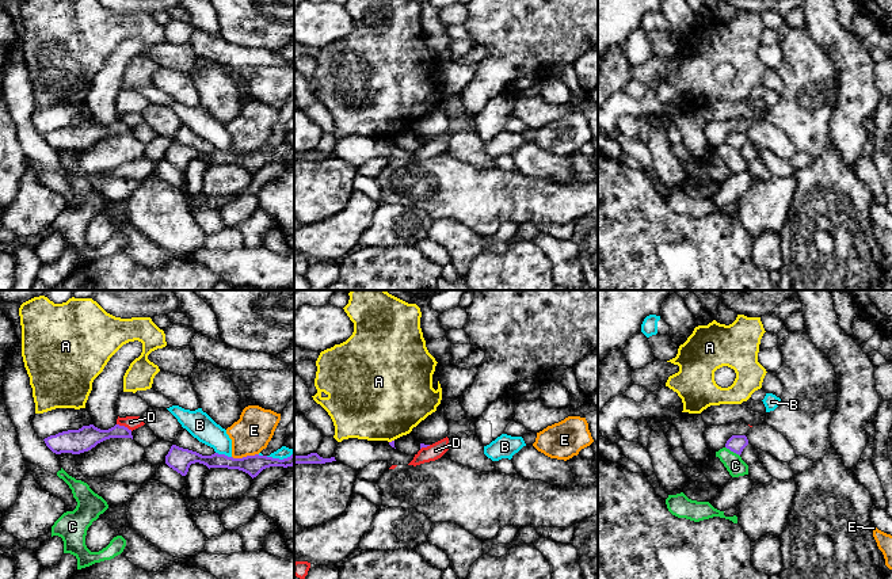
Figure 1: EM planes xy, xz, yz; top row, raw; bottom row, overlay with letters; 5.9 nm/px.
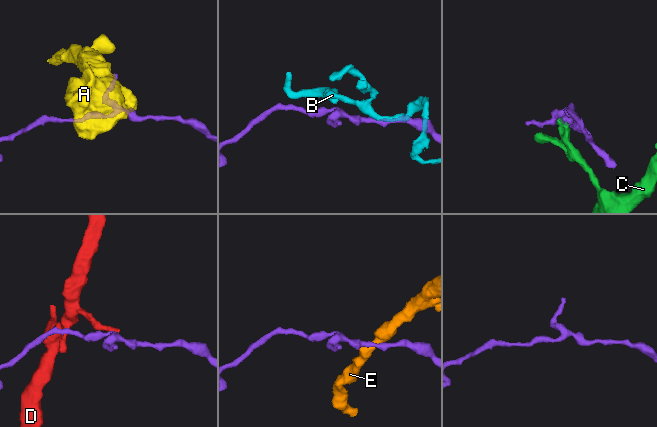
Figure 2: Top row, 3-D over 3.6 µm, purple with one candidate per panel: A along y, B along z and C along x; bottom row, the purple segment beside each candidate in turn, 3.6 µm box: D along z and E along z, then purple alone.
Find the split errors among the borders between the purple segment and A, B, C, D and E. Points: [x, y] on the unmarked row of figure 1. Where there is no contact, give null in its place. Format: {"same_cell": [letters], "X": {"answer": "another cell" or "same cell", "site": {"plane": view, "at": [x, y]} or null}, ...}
{"same_cell": [], "A": {"answer": "another cell", "site": {"plane": "xz", "at": [392, 137]}}, "B": {"answer": "another cell", "site": {"plane": "xy", "at": [224, 151]}}, "C": {"answer": "another cell", "site": {"plane": "yz", "at": [732, 147]}}, "D": {"answer": "another cell", "site": {"plane": "xy", "at": [125, 124]}}, "E": {"answer": "another cell", "site": {"plane": "xy", "at": [244, 153]}}}

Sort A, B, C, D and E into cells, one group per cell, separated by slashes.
A / B / C / D / E

